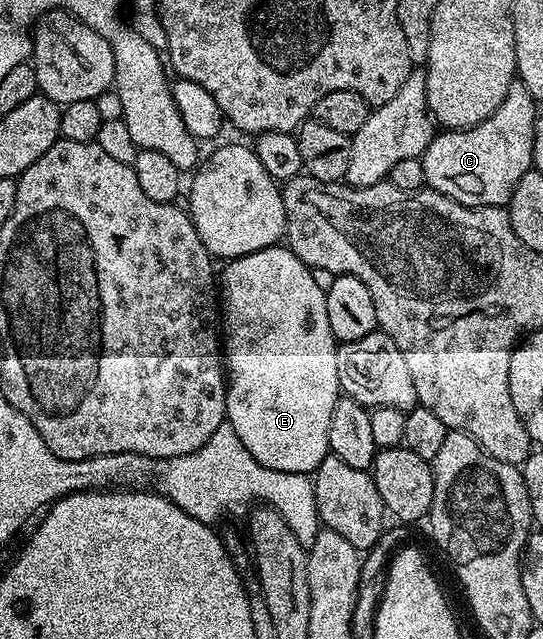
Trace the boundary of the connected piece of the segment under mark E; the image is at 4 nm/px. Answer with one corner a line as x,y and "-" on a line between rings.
285,245
241,255
228,260
224,267
219,299
223,304
223,363
227,368
226,420
259,465
309,475
330,454
327,433
331,413
342,394
337,368
339,344
327,322
326,288
317,284
318,276

